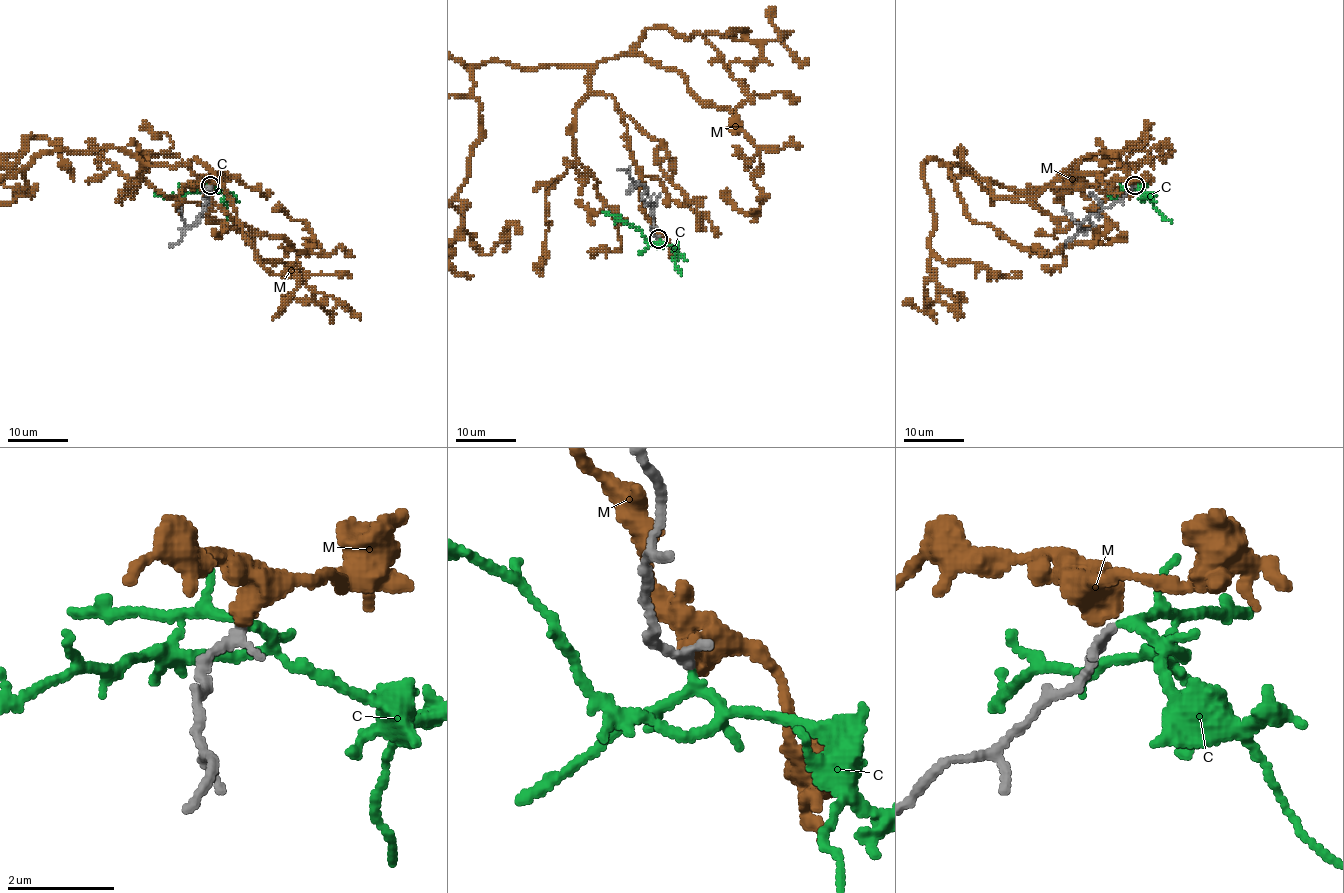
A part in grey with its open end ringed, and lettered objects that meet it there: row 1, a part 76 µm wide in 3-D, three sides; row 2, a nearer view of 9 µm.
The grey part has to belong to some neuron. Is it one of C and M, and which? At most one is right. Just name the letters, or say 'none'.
C

